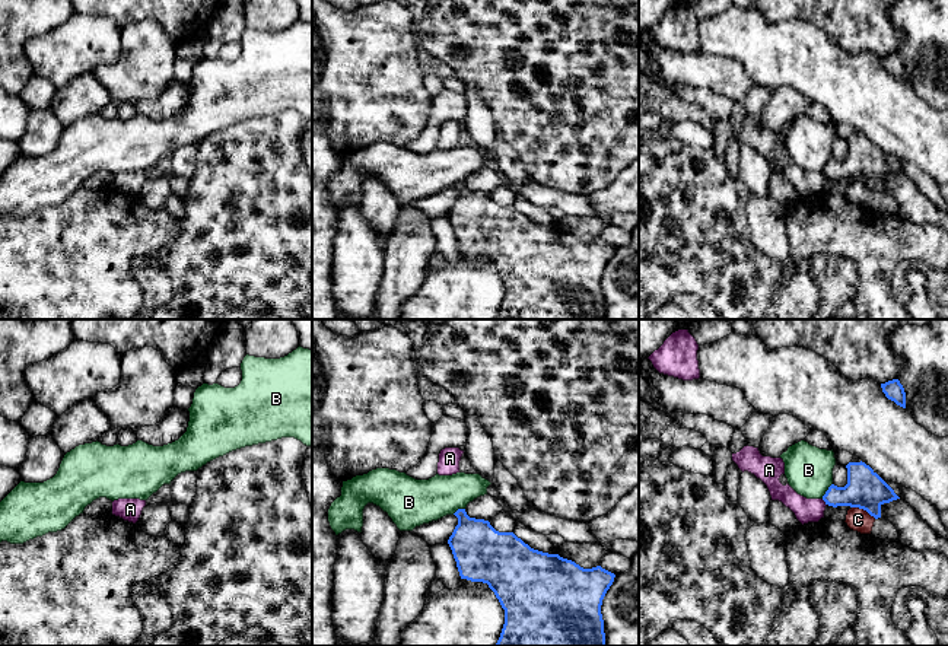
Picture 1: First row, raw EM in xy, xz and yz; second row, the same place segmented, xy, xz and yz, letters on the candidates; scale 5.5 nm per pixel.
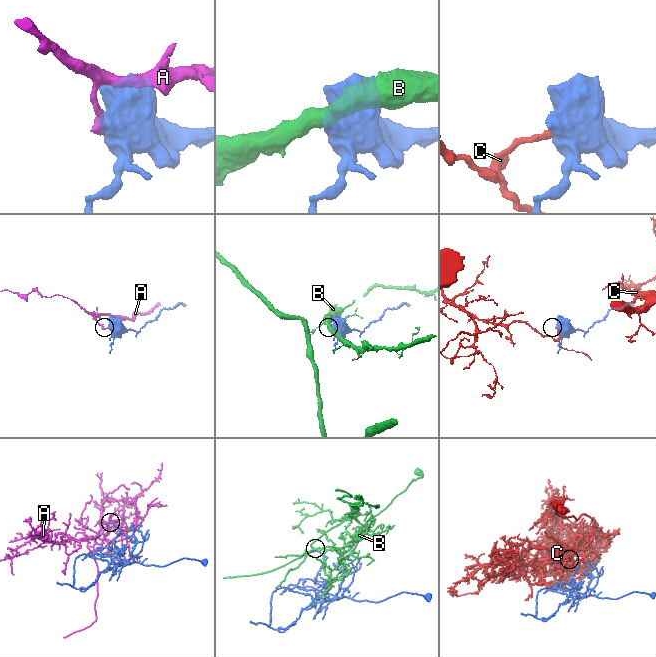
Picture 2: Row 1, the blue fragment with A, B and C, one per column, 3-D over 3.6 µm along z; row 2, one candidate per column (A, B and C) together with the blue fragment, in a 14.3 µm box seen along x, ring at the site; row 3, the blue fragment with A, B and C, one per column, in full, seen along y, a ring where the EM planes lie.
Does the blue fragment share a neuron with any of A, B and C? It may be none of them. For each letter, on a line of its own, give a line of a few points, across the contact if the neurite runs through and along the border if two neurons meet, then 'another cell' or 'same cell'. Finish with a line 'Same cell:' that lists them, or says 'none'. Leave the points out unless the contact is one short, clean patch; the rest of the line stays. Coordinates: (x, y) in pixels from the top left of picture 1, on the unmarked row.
A: line yz (821, 172), (826, 178); another cell
B: line yz (832, 156), (821, 171); another cell
C: line yz (852, 180), (862, 181), (875, 191); another cell
Same cell: none

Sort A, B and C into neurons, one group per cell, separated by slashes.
A / B / C

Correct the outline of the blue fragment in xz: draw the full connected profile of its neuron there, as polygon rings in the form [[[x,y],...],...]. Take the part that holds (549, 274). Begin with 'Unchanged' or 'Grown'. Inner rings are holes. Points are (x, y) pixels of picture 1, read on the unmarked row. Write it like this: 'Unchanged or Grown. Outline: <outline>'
Unchanged. Outline: [[[465,182],[454,187],[458,191],[448,217],[461,252],[487,257],[505,283],[505,297],[496,319],[605,319],[602,273],[615,248],[601,239],[583,242],[559,227],[531,222],[513,206],[499,206],[489,194],[470,191]]]

